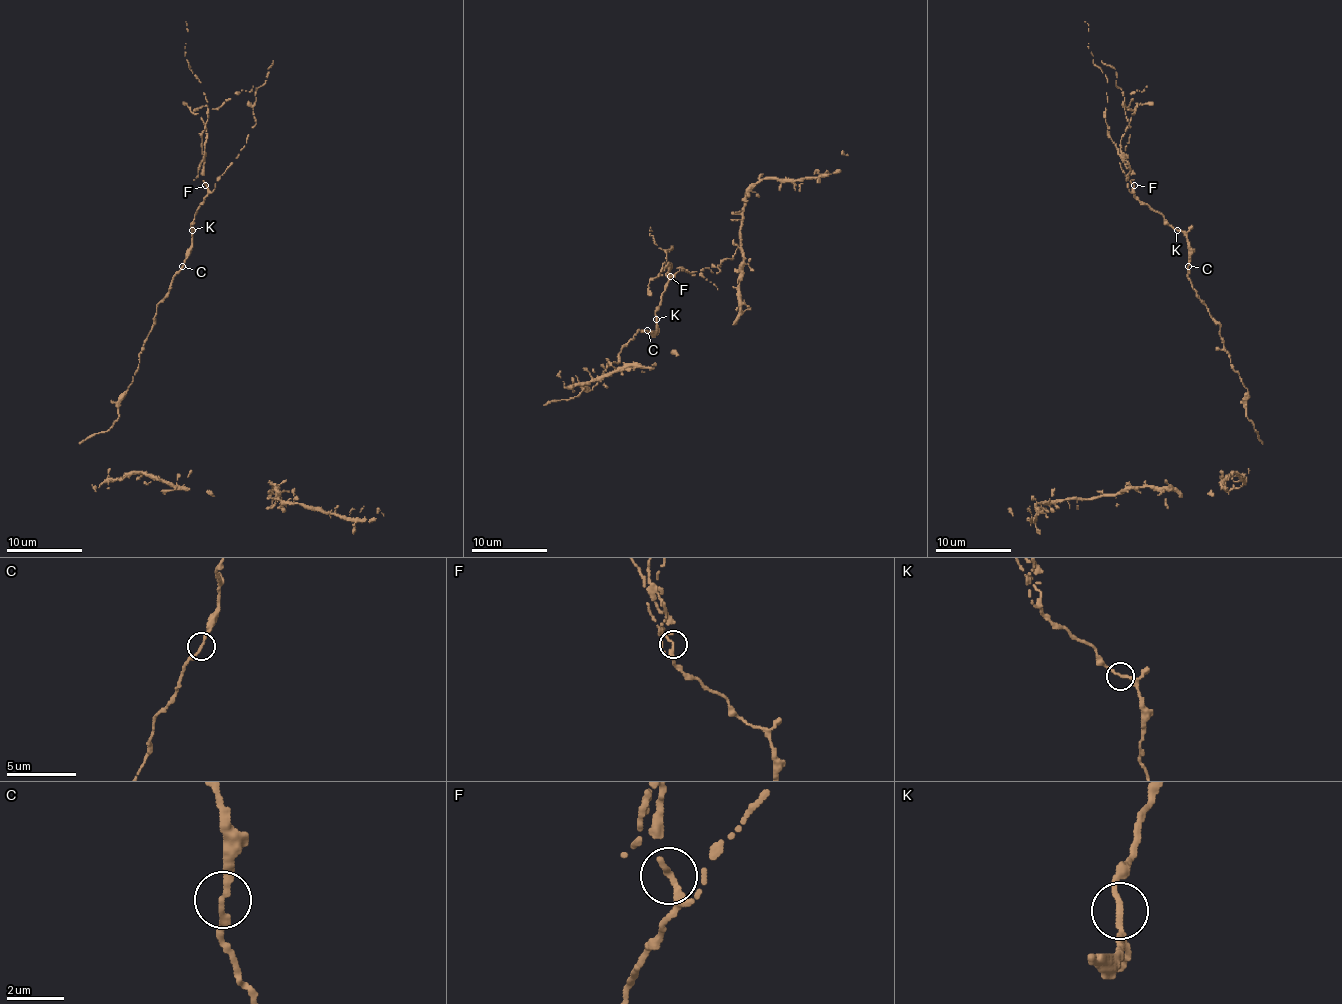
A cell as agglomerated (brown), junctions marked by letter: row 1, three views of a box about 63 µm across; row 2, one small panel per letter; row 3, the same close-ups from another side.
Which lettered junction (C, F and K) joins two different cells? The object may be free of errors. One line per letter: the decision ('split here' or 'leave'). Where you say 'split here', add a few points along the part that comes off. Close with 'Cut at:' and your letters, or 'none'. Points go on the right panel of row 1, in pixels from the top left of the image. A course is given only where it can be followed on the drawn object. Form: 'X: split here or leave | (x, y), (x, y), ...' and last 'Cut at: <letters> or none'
C: leave
F: split here | (1133, 185), (1129, 162), (1109, 134), (1105, 120), (1107, 77), (1093, 62), (1088, 48), (1088, 30), (1084, 22)
K: leave
Cut at: F

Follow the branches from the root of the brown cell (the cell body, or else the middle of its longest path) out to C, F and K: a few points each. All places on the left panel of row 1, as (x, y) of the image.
C: (114, 421), (120, 397), (133, 380), (139, 353), (152, 329), (156, 306), (182, 266)
F: (114, 421), (156, 306), (190, 249), (190, 225), (207, 194), (205, 185)
K: (114, 421), (120, 397), (133, 380), (139, 353), (152, 329), (156, 306), (169, 291), (190, 249), (192, 230)

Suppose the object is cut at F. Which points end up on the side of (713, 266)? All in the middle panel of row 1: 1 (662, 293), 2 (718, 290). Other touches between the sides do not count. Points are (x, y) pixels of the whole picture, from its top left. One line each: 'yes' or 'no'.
1: yes
2: no

